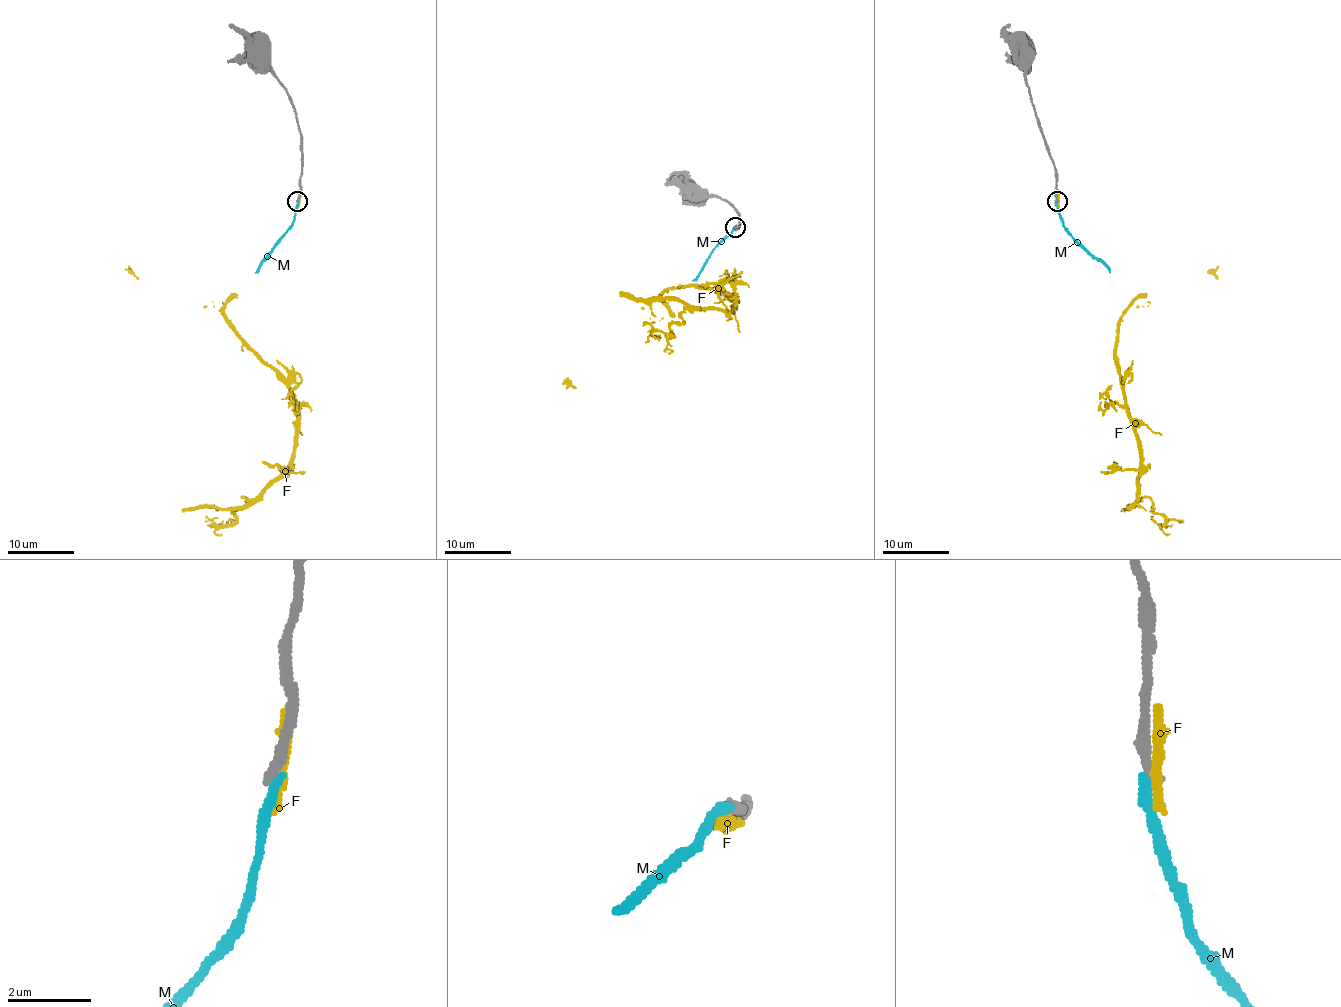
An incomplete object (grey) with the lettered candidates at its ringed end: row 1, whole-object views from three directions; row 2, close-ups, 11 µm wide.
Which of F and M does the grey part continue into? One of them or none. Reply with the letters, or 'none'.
M

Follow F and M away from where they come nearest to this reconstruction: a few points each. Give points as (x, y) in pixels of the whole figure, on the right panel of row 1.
F: (1057, 197), (1139, 294), (1119, 327), (1115, 357), (1140, 462), (1139, 498), (1152, 502), (1164, 522), (1155, 522)
M: (1057, 200), (1062, 225), (1110, 272)

